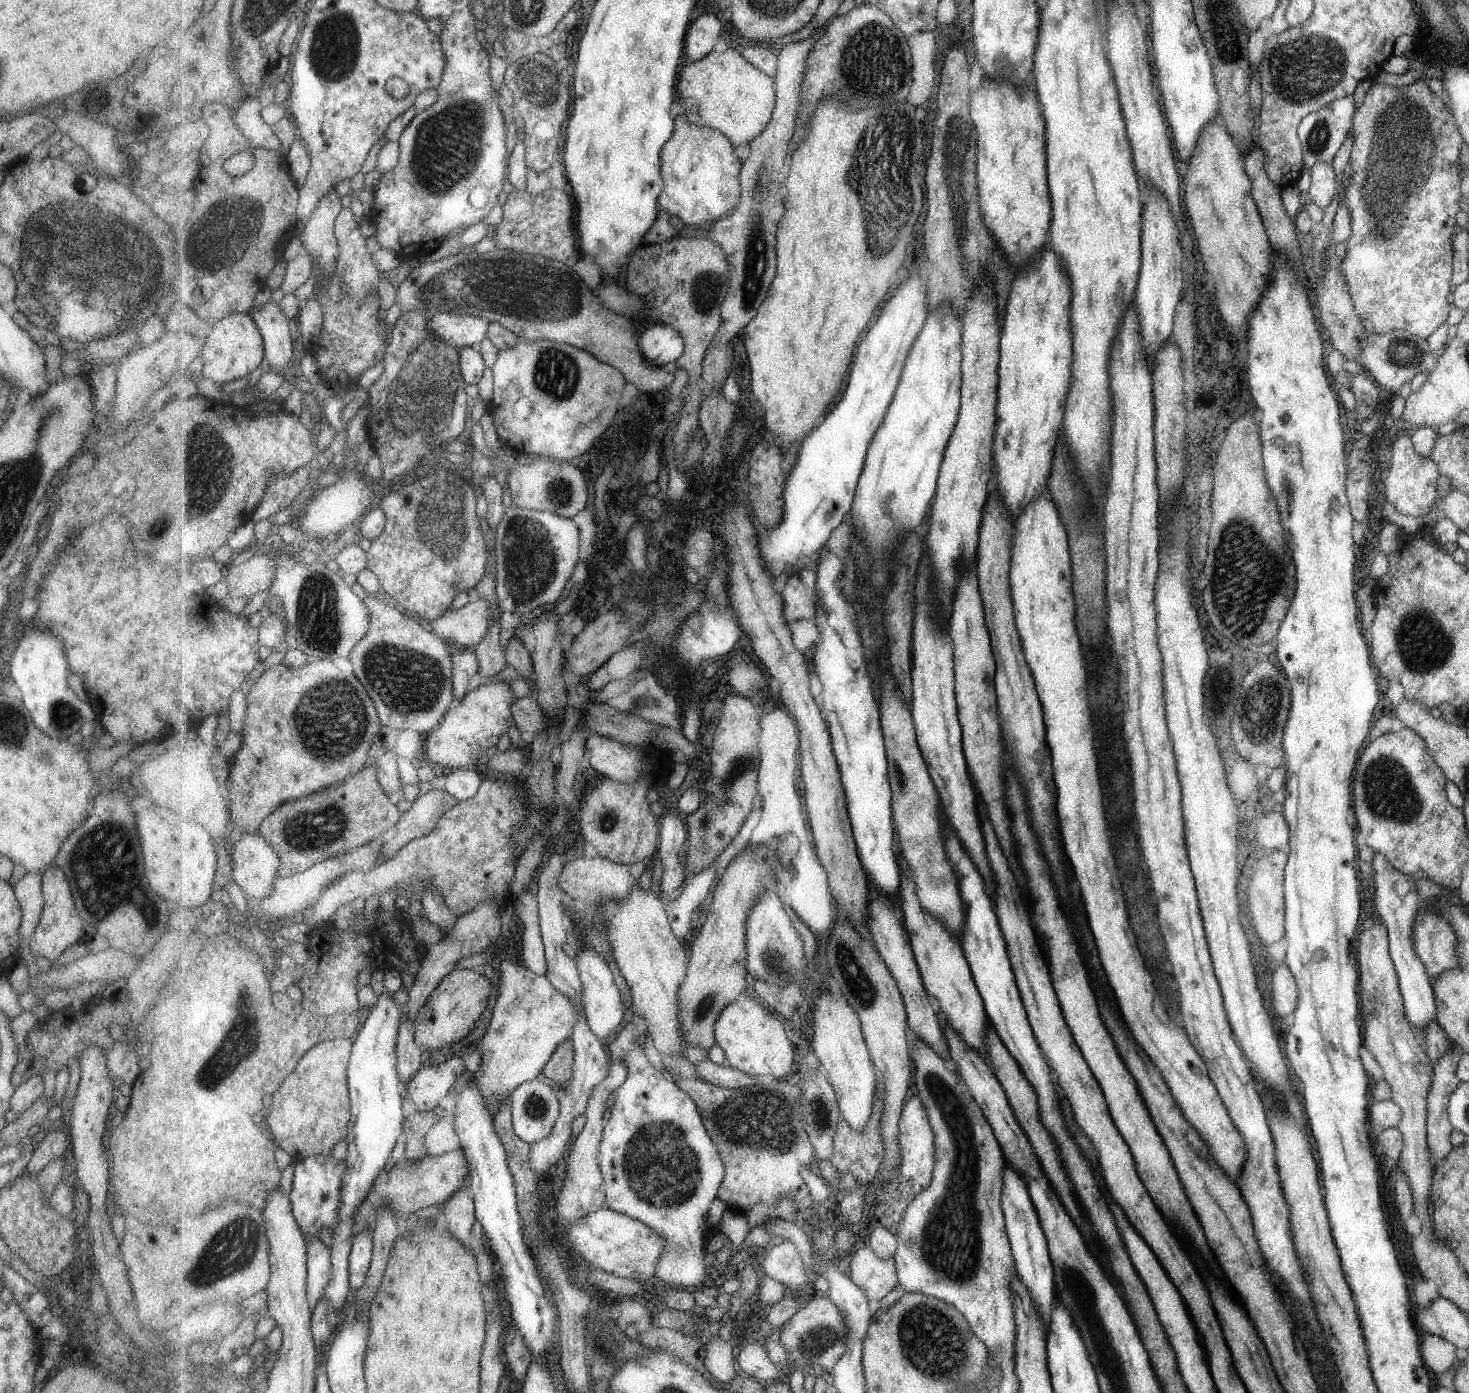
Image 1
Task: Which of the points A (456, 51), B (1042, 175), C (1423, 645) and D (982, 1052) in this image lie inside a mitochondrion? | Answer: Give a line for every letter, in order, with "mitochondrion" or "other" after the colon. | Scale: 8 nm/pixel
A: other
B: other
C: mitochondrion
D: other

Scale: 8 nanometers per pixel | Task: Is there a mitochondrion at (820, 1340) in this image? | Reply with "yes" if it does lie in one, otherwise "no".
yes

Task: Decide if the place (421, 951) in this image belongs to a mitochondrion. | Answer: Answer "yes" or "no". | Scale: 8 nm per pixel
no

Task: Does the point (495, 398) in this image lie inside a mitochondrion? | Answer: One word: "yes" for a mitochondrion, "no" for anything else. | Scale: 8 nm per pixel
no

